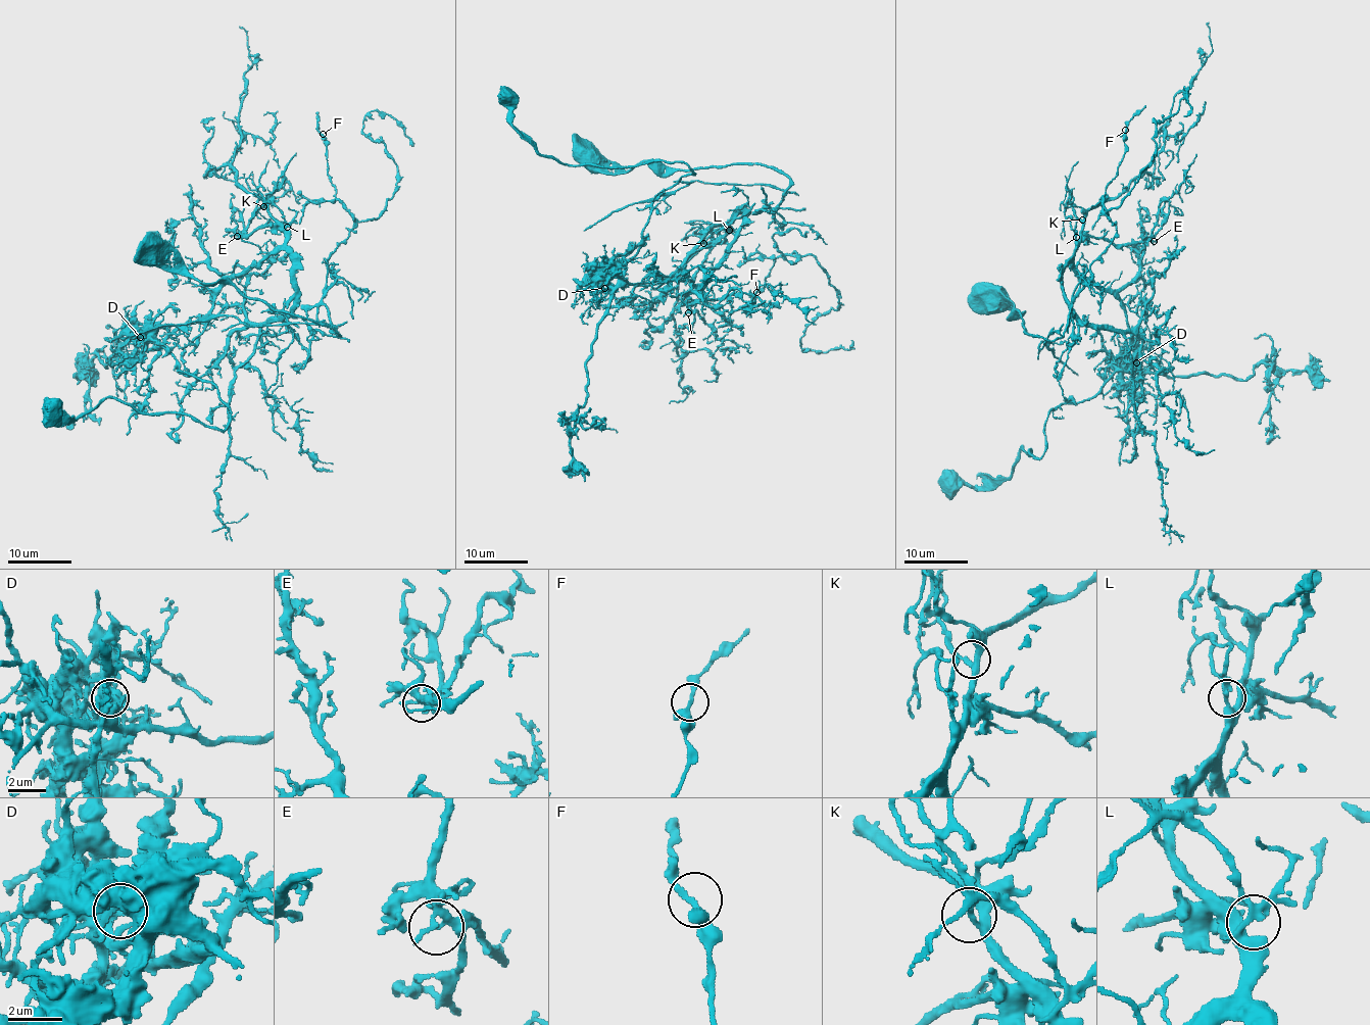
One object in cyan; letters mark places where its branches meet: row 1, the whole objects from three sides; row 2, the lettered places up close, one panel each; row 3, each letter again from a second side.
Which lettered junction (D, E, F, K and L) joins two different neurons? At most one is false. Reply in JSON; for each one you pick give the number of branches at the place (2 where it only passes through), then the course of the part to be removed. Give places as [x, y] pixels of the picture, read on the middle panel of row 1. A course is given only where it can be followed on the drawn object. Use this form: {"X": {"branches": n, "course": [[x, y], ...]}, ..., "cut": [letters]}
{"D": {"branches": 3, "course": [[604, 288], [635, 254], [651, 204], [694, 173], [680, 161], [565, 165], [540, 154], [509, 123], [500, 86]]}, "cut": ["D"]}

